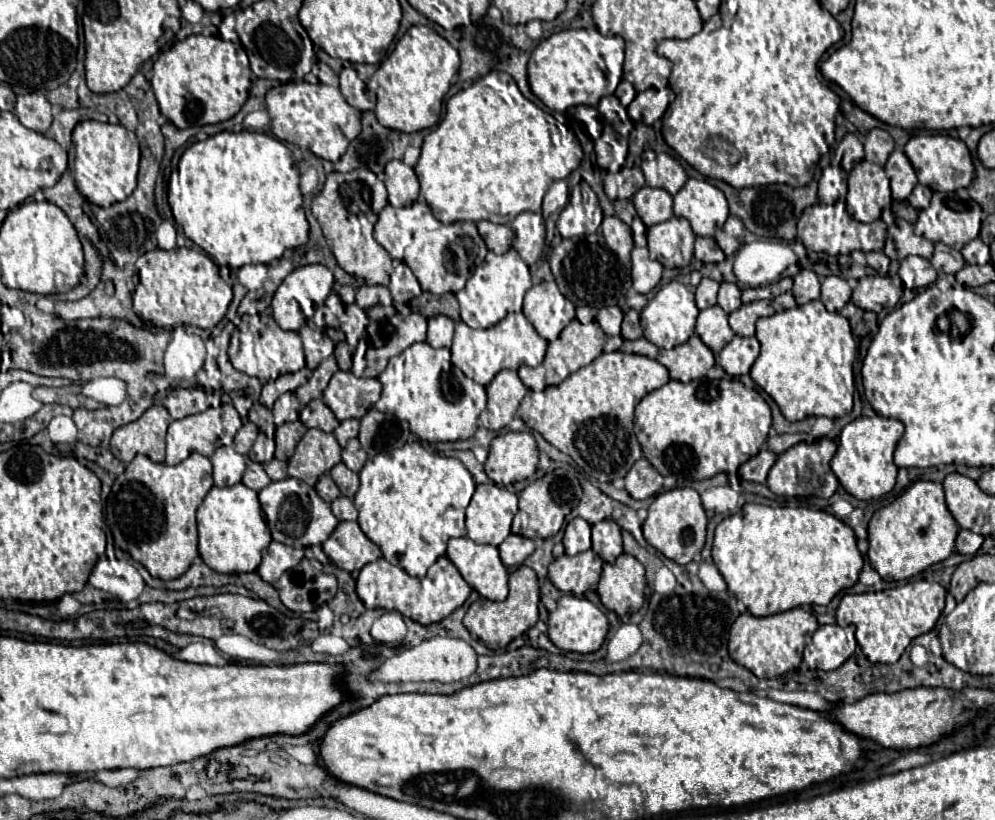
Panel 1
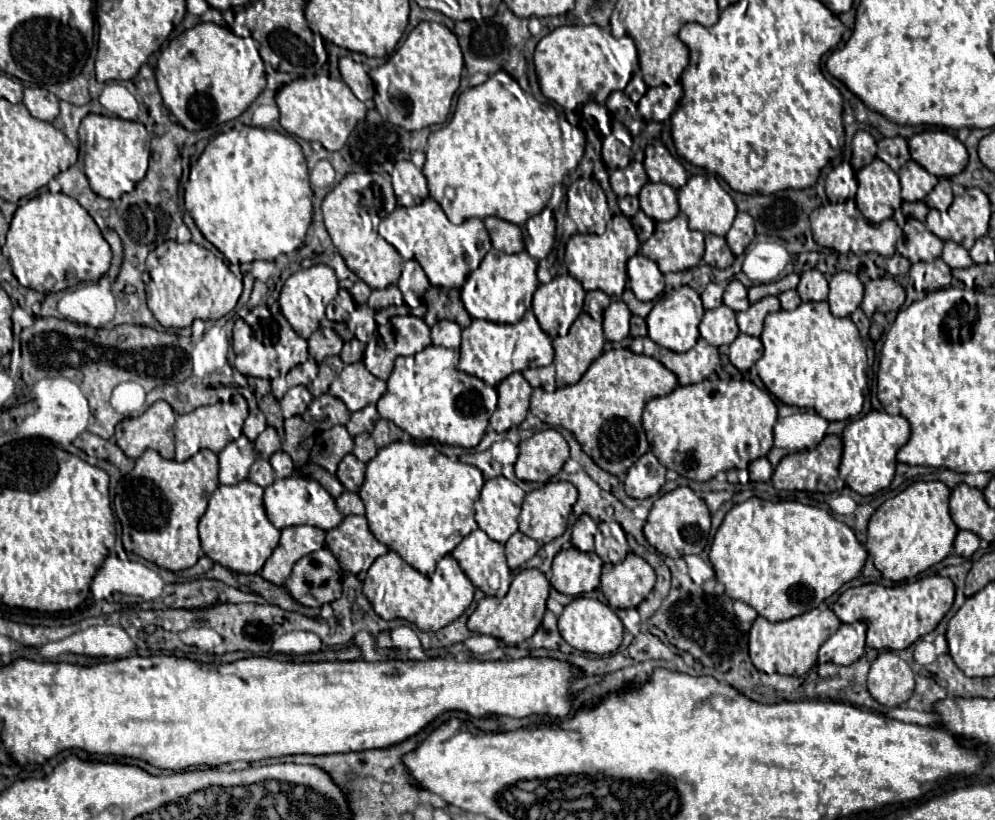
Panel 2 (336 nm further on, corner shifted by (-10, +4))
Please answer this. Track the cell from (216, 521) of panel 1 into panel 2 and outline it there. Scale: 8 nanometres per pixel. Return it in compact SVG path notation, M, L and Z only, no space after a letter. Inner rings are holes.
M248 479L240 481L236 485L220 485L212 493L212 497L208 501L208 509L200 519L200 541L204 541L204 553L214 563L220 563L222 567L236 571L236 573L258 573L262 569L262 565L266 563L266 559L270 557L272 549L278 545L278 539L280 539L280 531L266 517L262 493L264 493L264 489L258 485L252 485L252 481L248 481Z

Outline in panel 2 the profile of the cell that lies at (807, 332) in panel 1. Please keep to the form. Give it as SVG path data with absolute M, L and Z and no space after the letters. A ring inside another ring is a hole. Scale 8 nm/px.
M826 301L800 303L794 311L770 313L760 339L764 353L756 363L756 371L778 401L816 409L826 421L844 421L862 411L868 391L866 347L850 317L834 317Z

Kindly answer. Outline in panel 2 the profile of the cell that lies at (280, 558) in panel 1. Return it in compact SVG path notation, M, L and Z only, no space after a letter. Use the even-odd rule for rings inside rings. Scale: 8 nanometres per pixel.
M310 525L286 527L282 531L282 539L278 547L272 551L272 555L264 563L260 575L274 585L284 585L294 563L302 559L304 555L314 553L316 549L322 549L322 547L324 547L322 529L310 527Z

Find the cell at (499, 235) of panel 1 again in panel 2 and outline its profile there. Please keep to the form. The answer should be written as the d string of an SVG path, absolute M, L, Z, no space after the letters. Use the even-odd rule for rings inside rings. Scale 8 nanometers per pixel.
M486 217L484 225L488 229L488 235L490 235L494 249L504 251L508 255L520 253L524 249L522 231L520 231L518 225L504 221L504 219L498 219L498 217Z

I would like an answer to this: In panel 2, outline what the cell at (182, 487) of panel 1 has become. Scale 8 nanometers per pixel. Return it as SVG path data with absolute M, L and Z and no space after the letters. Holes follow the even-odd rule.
M148 449L122 479L114 497L114 513L122 523L124 549L168 571L196 565L200 557L198 521L218 485L218 457L210 449L198 451L184 463L168 461Z

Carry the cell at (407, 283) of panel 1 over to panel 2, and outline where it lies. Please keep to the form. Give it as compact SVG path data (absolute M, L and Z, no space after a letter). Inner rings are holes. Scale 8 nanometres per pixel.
M404 261L404 269L398 279L398 289L402 291L408 307L421 305L428 287L430 287L430 281L428 281L426 273L422 271L422 267L416 261Z

